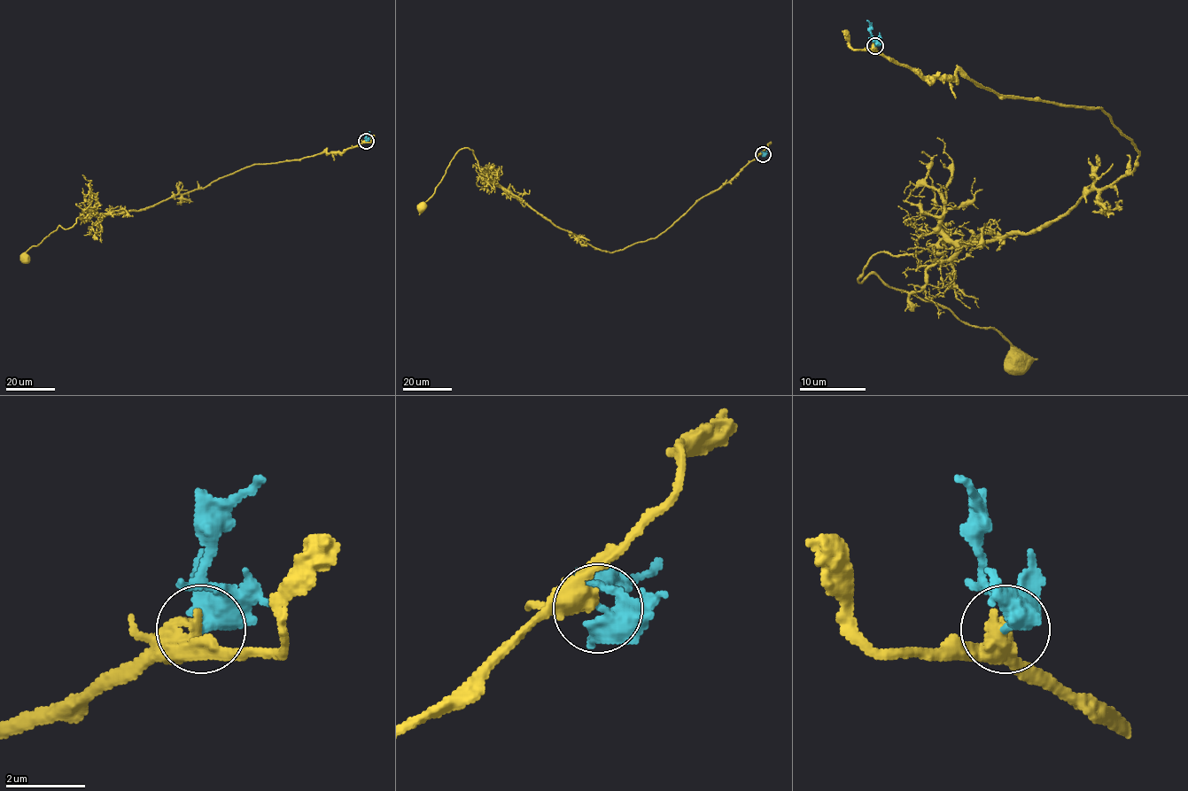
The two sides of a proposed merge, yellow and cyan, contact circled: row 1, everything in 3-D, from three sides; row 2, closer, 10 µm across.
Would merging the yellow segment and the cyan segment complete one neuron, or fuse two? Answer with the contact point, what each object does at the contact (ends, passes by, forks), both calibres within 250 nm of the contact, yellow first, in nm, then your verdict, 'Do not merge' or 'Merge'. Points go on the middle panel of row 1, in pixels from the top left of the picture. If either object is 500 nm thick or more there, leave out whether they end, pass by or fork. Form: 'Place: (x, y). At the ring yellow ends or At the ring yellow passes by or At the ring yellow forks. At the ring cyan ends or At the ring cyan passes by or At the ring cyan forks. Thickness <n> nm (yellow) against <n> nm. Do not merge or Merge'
Place: (763, 154). At the ring yellow passes by. At the ring cyan passes by. Thickness 360 nm (yellow) against 360 nm. Do not merge

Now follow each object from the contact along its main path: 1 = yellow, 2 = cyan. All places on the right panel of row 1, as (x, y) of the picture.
1: (875, 45), (921, 76), (1100, 108), (1137, 151), (1042, 227), (881, 252), (858, 276), (994, 328), (1015, 357)
2: (875, 45), (867, 20)

